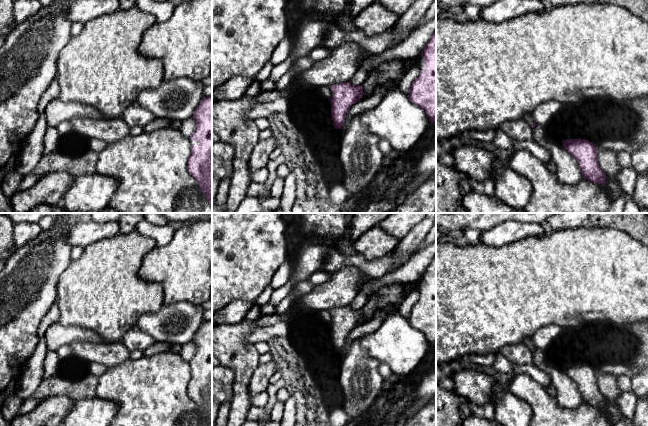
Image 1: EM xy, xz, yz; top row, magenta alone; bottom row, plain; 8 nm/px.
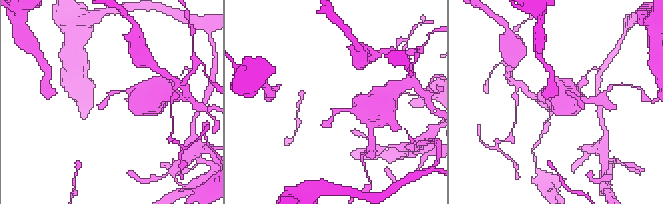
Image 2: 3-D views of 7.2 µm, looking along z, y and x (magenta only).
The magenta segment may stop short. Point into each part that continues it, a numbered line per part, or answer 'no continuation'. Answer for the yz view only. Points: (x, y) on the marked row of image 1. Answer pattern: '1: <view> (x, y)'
1: yz (527, 117)

